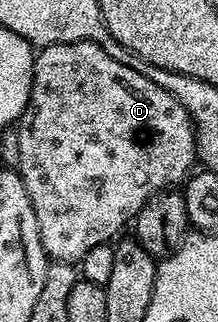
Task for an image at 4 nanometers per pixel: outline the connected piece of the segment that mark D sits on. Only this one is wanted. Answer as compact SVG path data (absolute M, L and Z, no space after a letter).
M89 40L82 42L70 42L69 44L51 44L40 48L35 53L32 61L32 89L28 99L28 108L20 115L16 132L16 156L20 159L18 171L22 182L26 186L26 194L30 194L30 202L34 206L34 214L38 218L38 230L42 234L42 246L46 254L53 261L75 265L83 260L94 246L107 244L113 238L119 237L124 227L135 221L137 214L146 206L146 202L156 192L165 191L169 186L180 186L184 179L189 179L188 171L198 160L196 151L196 125L192 123L190 114L183 108L169 92L162 90L150 78L138 74L130 66L126 66L121 60L115 60L110 53L102 50L100 44Z

